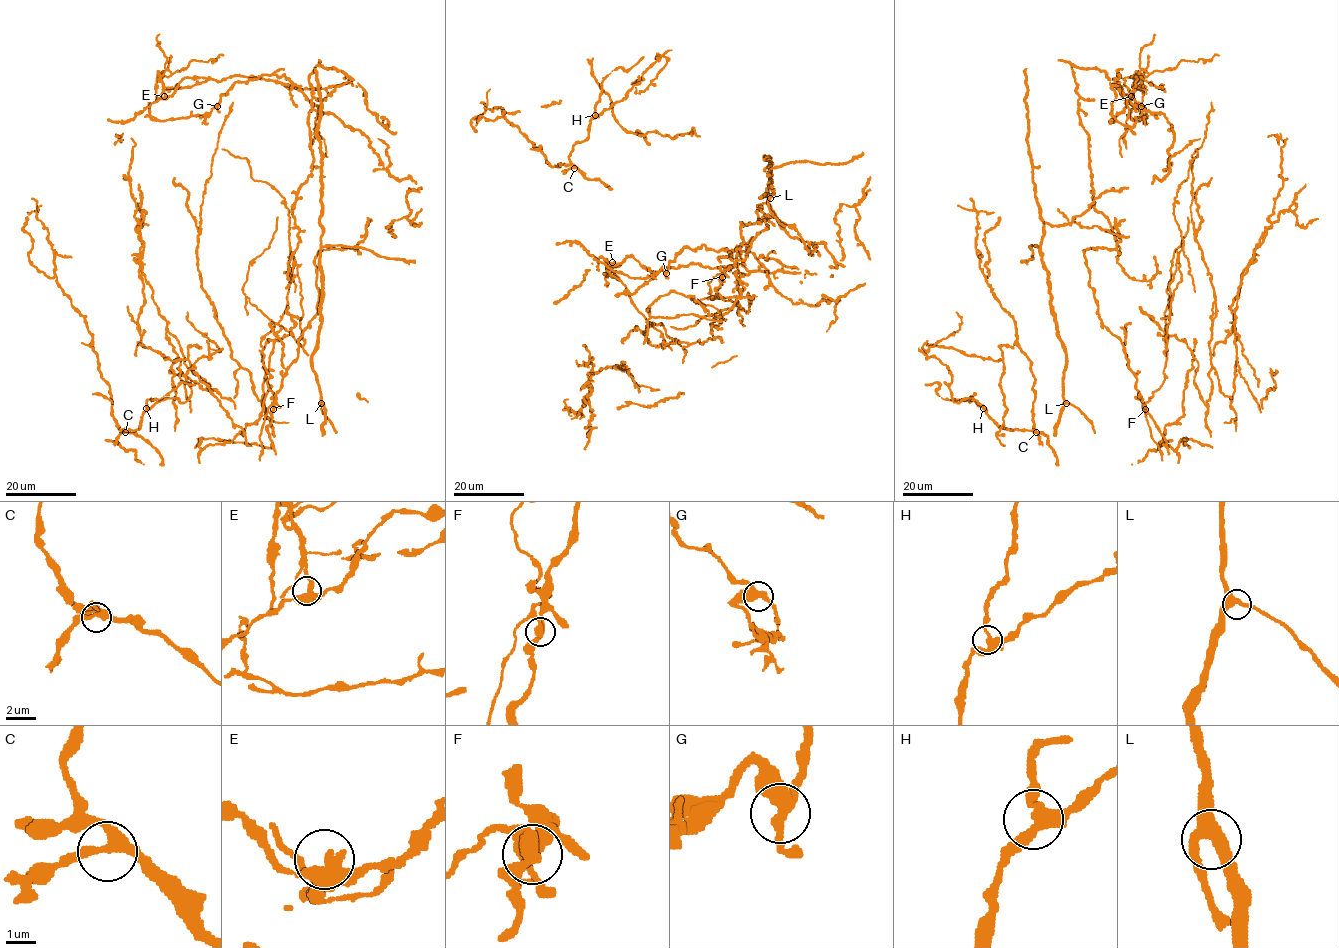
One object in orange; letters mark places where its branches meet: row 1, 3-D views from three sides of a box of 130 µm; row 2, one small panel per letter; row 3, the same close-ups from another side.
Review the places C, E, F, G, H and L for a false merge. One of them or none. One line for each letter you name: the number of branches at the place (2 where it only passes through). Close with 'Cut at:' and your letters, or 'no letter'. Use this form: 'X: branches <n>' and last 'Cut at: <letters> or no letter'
F: branches 3
Cut at: F

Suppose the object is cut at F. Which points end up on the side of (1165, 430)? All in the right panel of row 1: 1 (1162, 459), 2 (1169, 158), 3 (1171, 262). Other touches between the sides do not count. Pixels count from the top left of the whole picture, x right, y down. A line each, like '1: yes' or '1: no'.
1: no
2: yes
3: no

